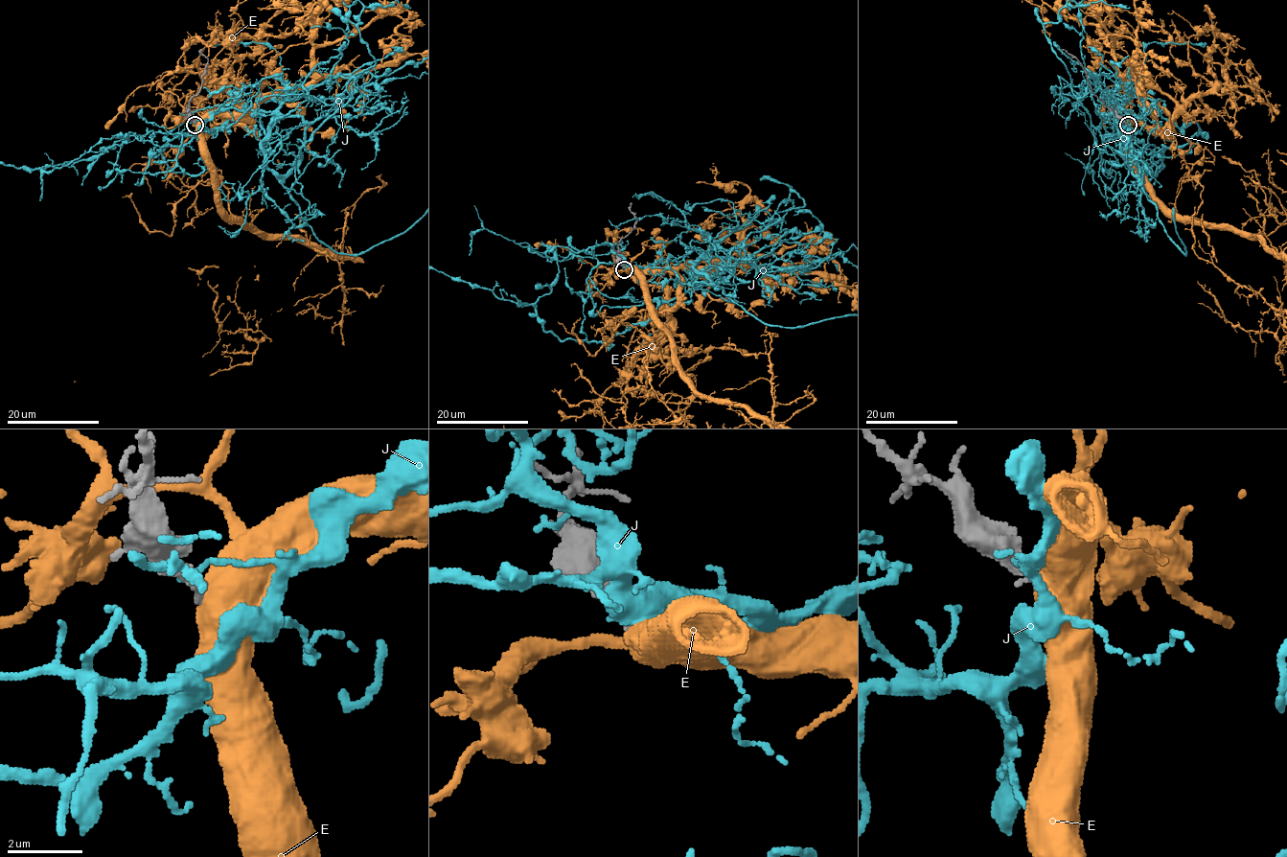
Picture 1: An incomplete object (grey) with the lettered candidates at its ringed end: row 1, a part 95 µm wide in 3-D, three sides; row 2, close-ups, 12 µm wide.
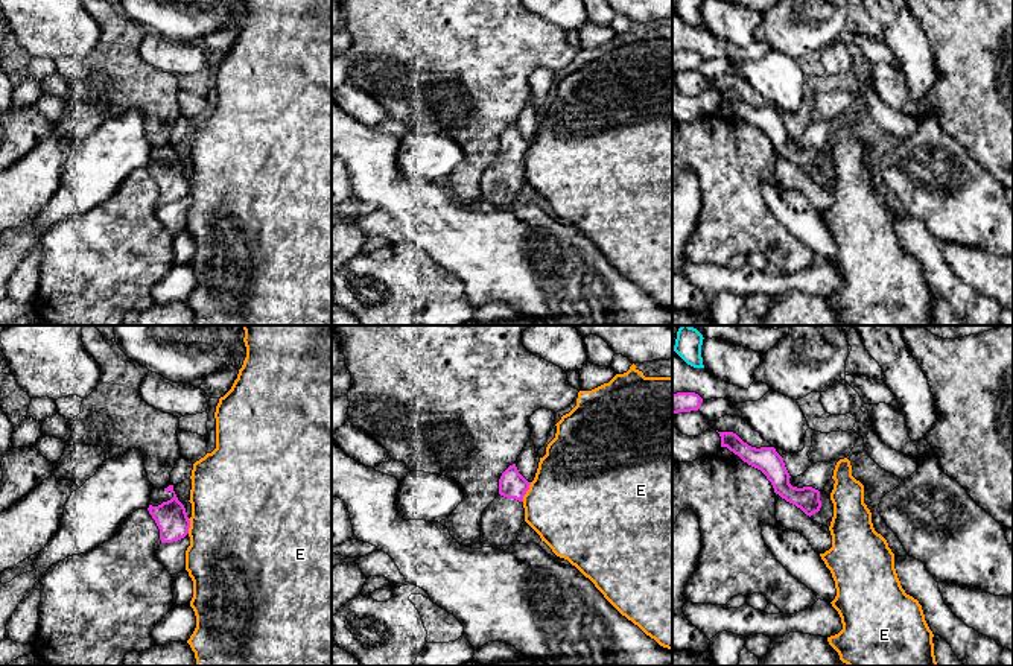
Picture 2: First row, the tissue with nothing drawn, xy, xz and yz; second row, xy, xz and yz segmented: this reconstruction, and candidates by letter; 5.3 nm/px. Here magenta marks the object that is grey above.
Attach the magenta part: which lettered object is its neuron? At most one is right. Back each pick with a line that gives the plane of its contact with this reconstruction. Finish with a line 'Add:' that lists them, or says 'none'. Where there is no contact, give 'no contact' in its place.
Add: none

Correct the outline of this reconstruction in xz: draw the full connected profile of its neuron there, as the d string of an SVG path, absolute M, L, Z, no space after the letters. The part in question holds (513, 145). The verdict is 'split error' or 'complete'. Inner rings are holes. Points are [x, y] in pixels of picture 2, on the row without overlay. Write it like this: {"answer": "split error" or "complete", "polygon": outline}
{"answer": "split error", "polygon": "M510 125L499 138L499 155L485 167L481 178L481 202L484 207L506 210L516 204L522 182L525 181L523 155L529 149L528 141Z"}

